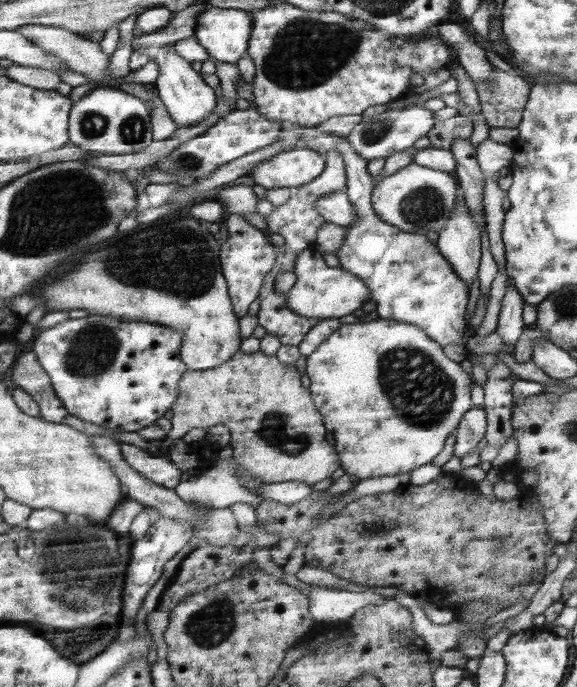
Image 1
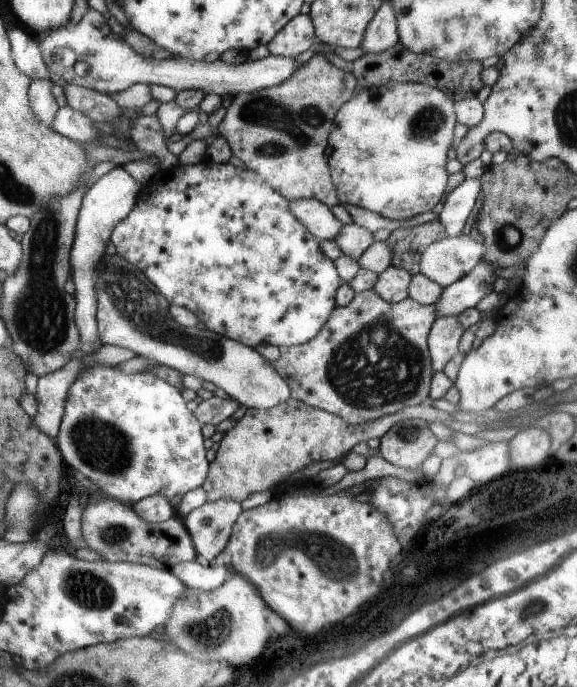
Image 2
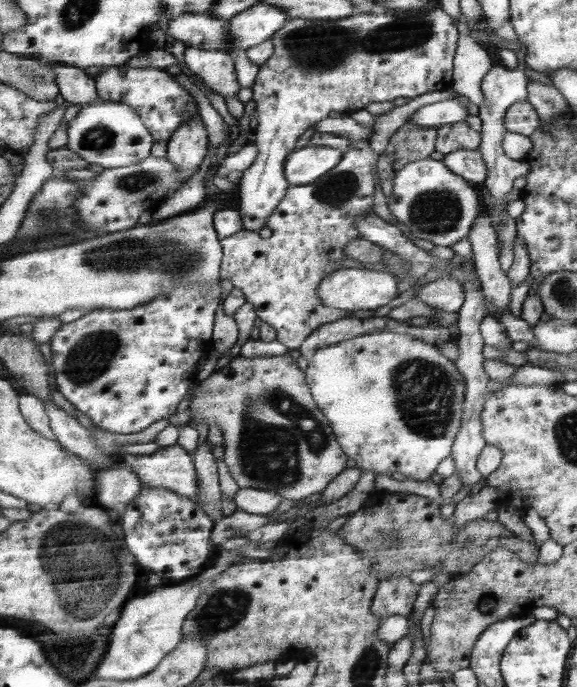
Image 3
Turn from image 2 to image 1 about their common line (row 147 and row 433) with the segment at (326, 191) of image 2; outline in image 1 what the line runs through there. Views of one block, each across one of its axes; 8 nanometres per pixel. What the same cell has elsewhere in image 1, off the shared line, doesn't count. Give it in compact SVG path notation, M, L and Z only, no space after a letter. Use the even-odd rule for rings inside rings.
M261 351L233 355L229 362L208 371L185 370L177 384L178 396L171 409L171 429L163 439L165 444L175 442L191 428L211 428L223 424L229 430L229 446L233 460L241 464L247 474L259 478L263 484L299 480L303 484L315 484L333 474L339 468L340 457L333 446L325 440L324 422L319 418L319 410L311 404L312 396L299 382L299 372L295 367L281 364L275 355L265 355Z

